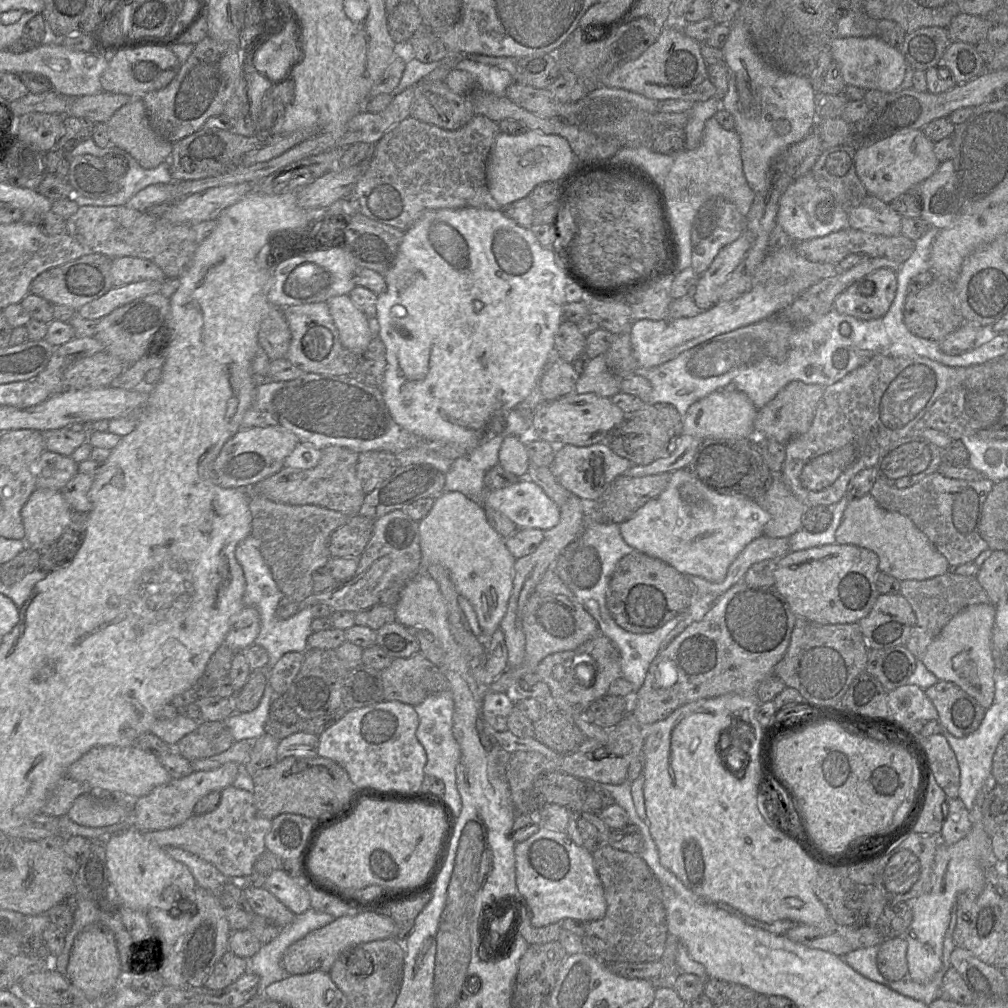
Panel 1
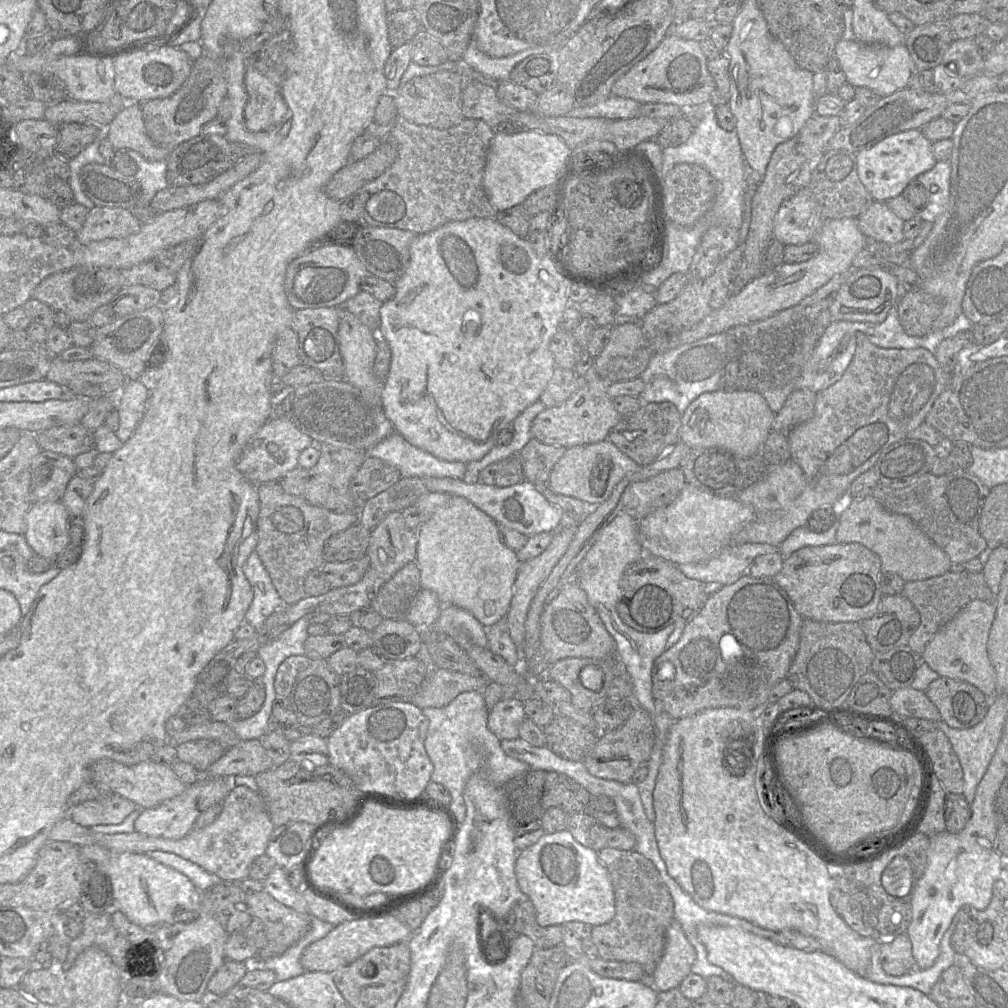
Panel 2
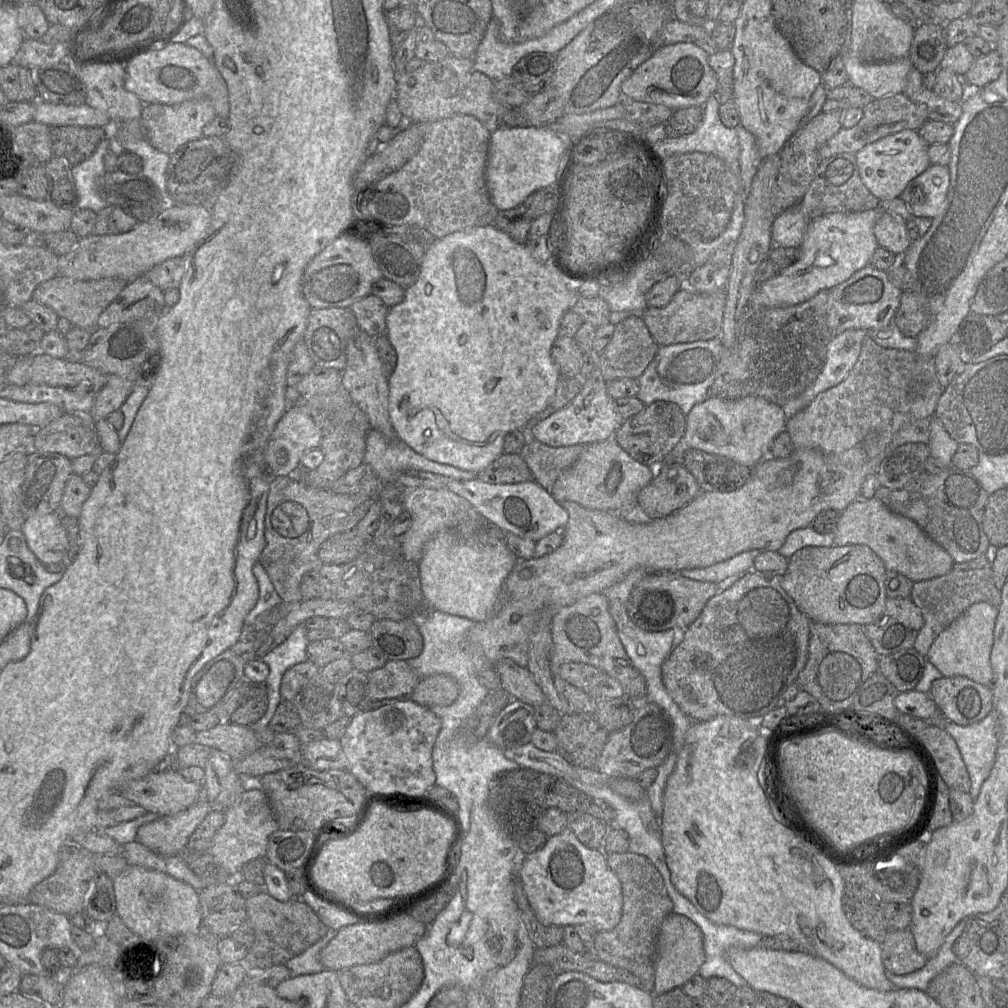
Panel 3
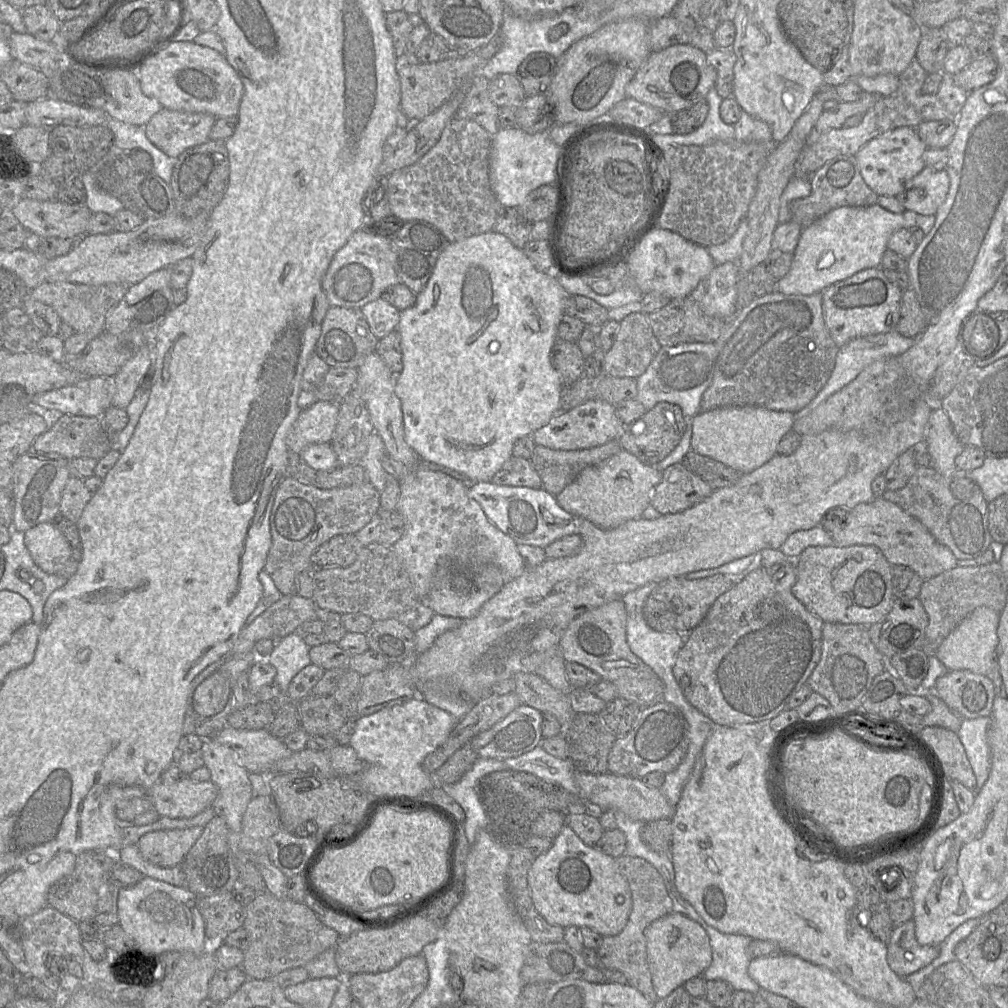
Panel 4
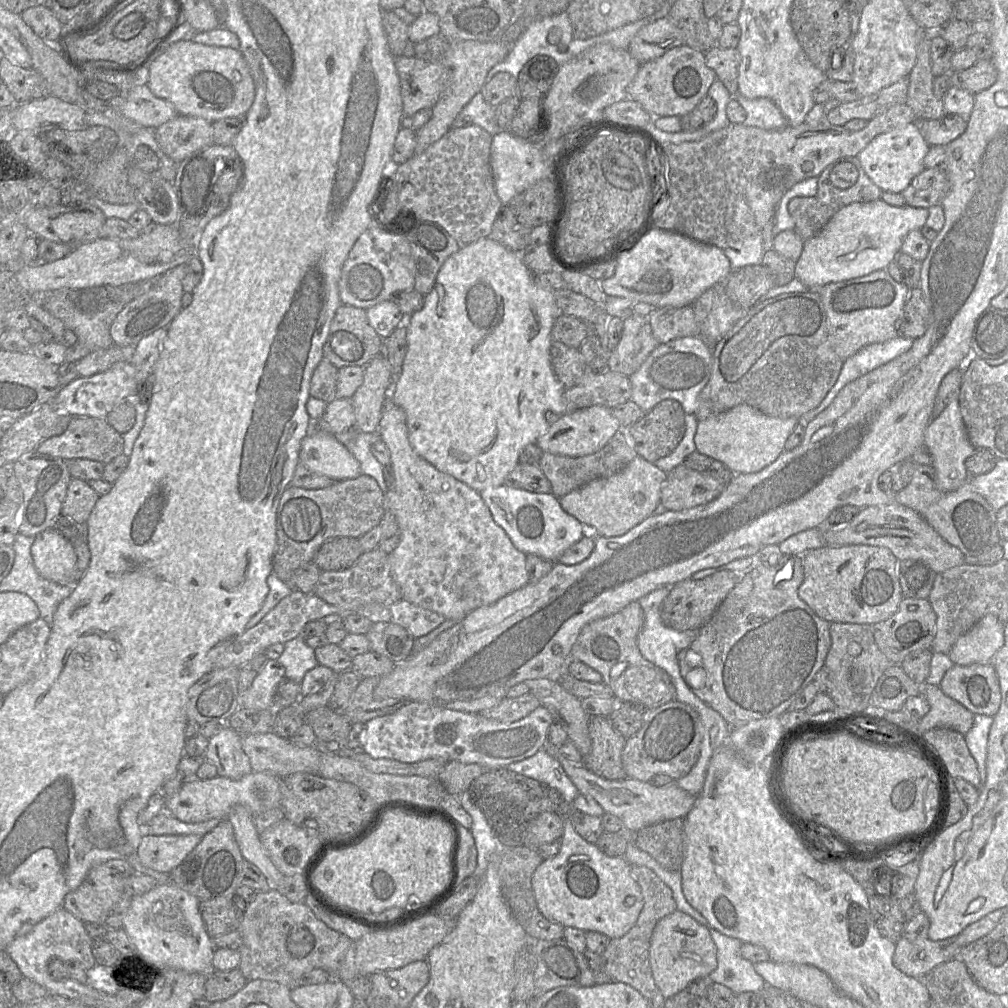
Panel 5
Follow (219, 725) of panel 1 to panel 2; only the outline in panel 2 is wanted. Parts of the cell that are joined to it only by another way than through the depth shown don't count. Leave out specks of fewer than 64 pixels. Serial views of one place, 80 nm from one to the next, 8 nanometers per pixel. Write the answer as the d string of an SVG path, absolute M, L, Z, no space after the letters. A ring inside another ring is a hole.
M198 739L179 744L176 747L178 760L193 765L205 772L227 750L218 742Z

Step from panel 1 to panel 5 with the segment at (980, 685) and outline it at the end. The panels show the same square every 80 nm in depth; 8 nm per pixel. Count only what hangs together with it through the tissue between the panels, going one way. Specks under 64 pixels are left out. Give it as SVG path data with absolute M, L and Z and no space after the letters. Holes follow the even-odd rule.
M992 614L984 616L955 642L949 658L960 666L992 663L1004 644L1004 624Z

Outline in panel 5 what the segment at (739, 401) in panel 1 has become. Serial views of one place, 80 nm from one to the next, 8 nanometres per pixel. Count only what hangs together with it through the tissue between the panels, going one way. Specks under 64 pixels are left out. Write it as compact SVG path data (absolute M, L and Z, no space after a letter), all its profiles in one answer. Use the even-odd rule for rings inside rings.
M740 404L698 422L694 437L696 451L720 461L735 474L758 472L784 451L787 438L799 422L796 417L770 416Z

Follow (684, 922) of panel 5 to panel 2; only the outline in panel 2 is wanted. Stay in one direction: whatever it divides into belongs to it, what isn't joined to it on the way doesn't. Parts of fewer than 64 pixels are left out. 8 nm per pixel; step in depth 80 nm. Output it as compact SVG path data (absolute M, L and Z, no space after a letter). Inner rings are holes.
M673 920L666 931L663 955L652 974L652 986L659 991L678 988L691 973L696 951L687 939L682 926Z

